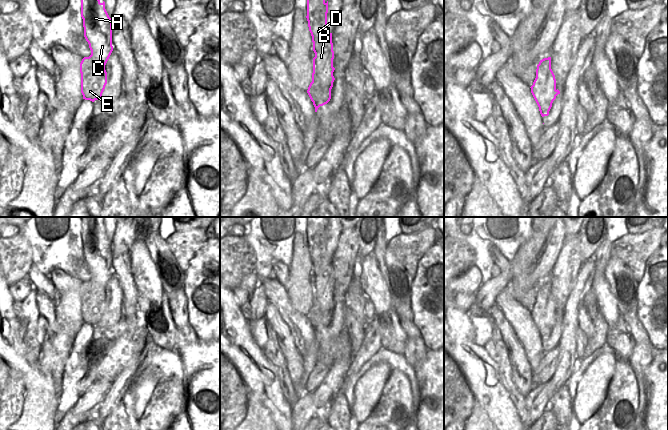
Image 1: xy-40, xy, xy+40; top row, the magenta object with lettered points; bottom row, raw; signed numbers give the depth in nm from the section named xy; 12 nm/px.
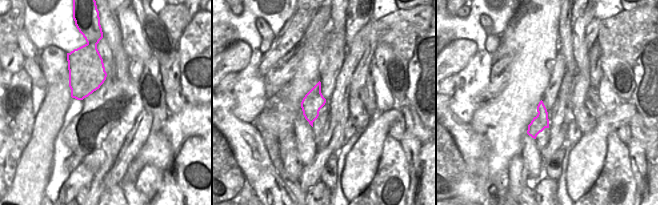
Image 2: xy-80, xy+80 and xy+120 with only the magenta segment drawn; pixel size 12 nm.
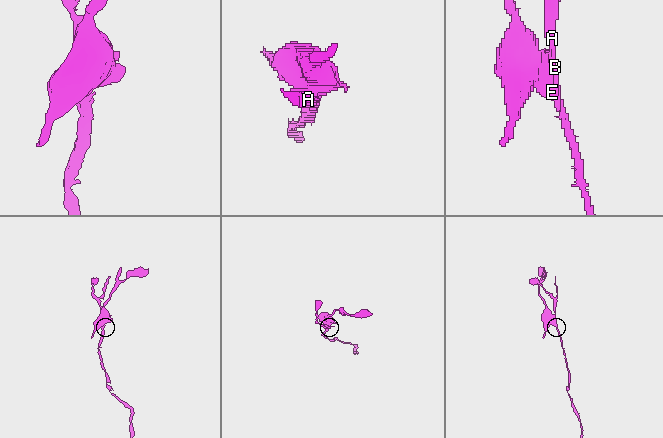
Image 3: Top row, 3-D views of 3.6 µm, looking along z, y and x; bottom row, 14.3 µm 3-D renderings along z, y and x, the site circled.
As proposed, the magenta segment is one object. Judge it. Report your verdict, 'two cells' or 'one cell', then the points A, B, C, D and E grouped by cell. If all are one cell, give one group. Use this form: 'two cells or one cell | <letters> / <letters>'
two cells | A B C D / E

